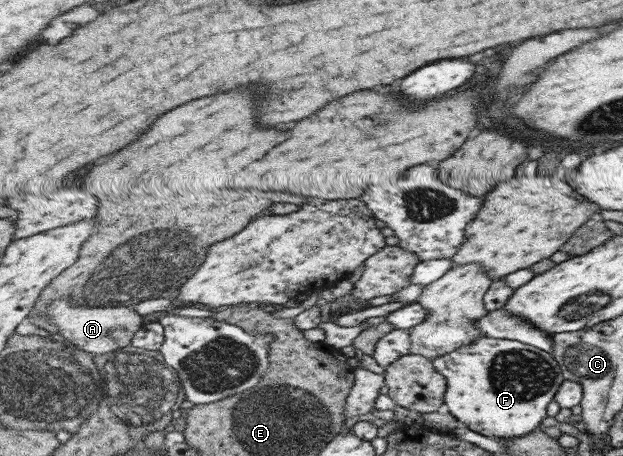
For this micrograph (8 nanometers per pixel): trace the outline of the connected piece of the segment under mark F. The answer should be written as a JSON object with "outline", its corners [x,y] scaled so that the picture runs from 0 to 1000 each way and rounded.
{"outline":[[[777,739],[756,757],[690,787],[714,833],[711,884],[737,932],[782,961],[815,965],[848,954],[876,919],[876,893],[904,840],[884,776],[822,746]]]}

